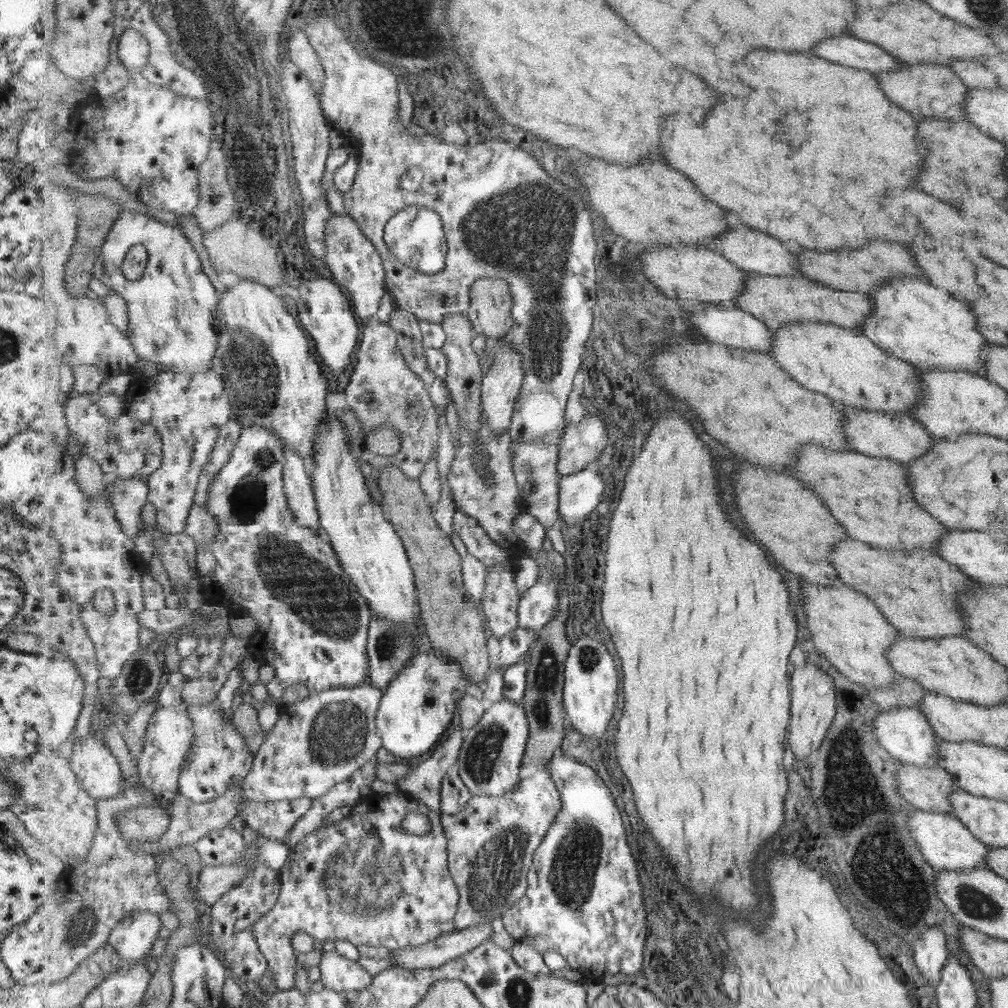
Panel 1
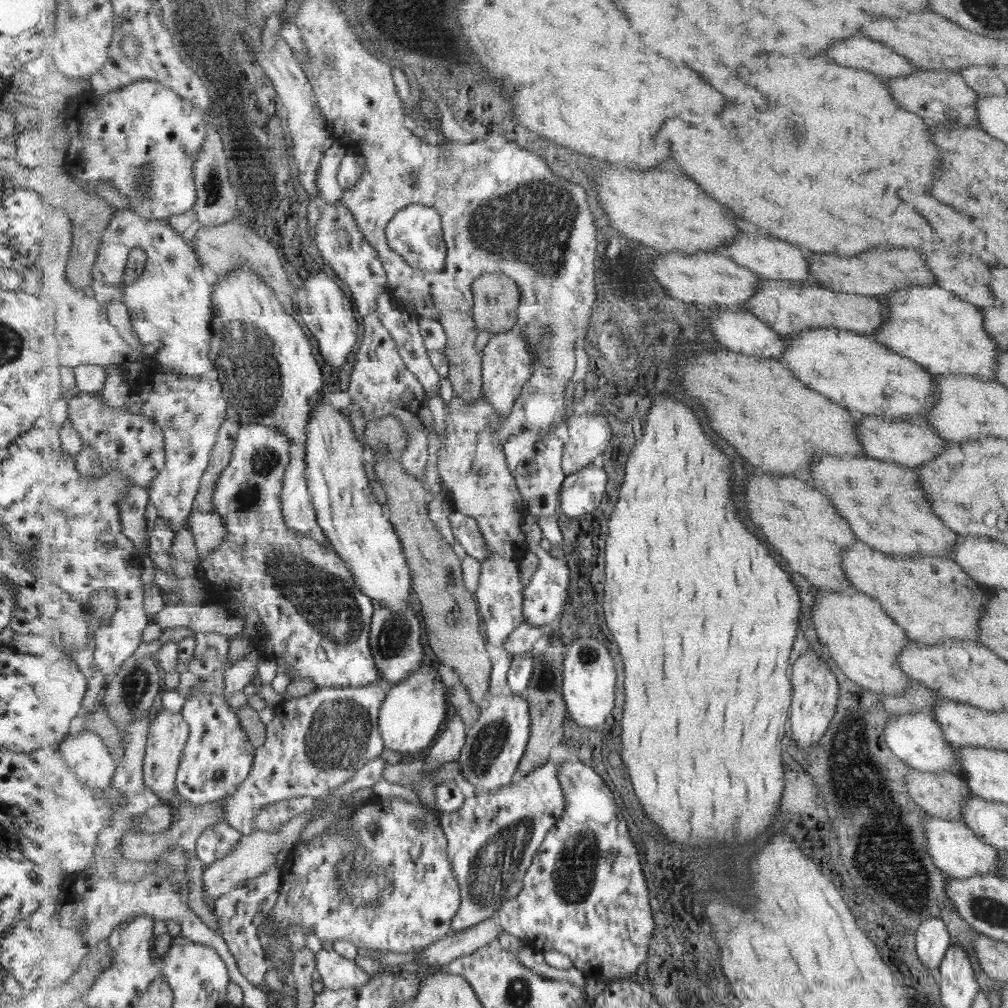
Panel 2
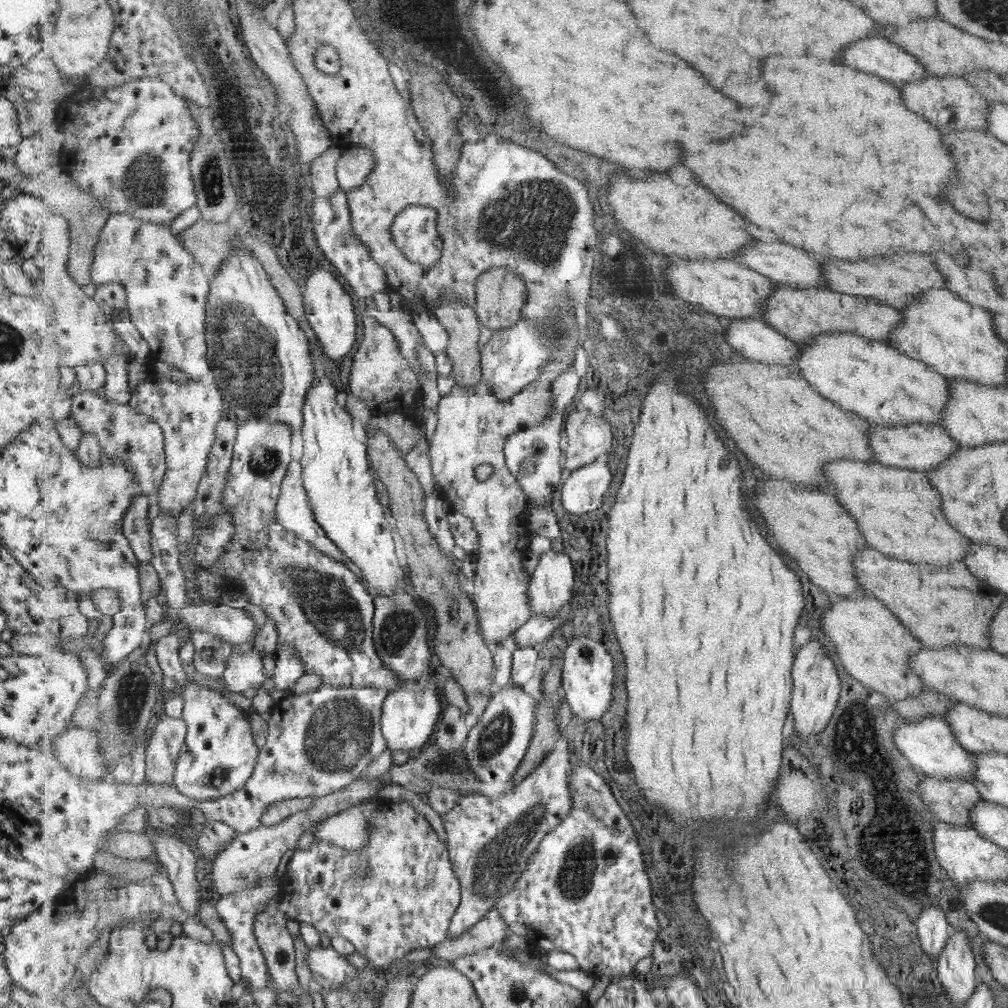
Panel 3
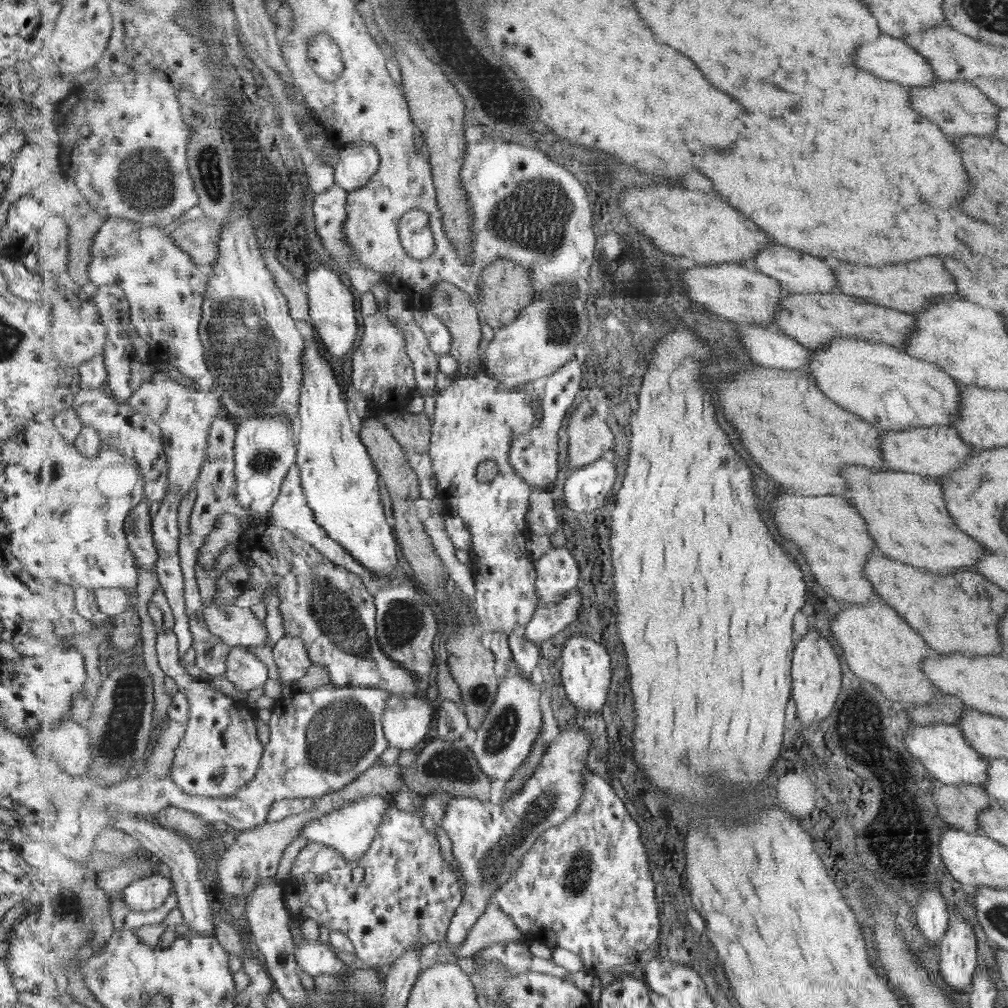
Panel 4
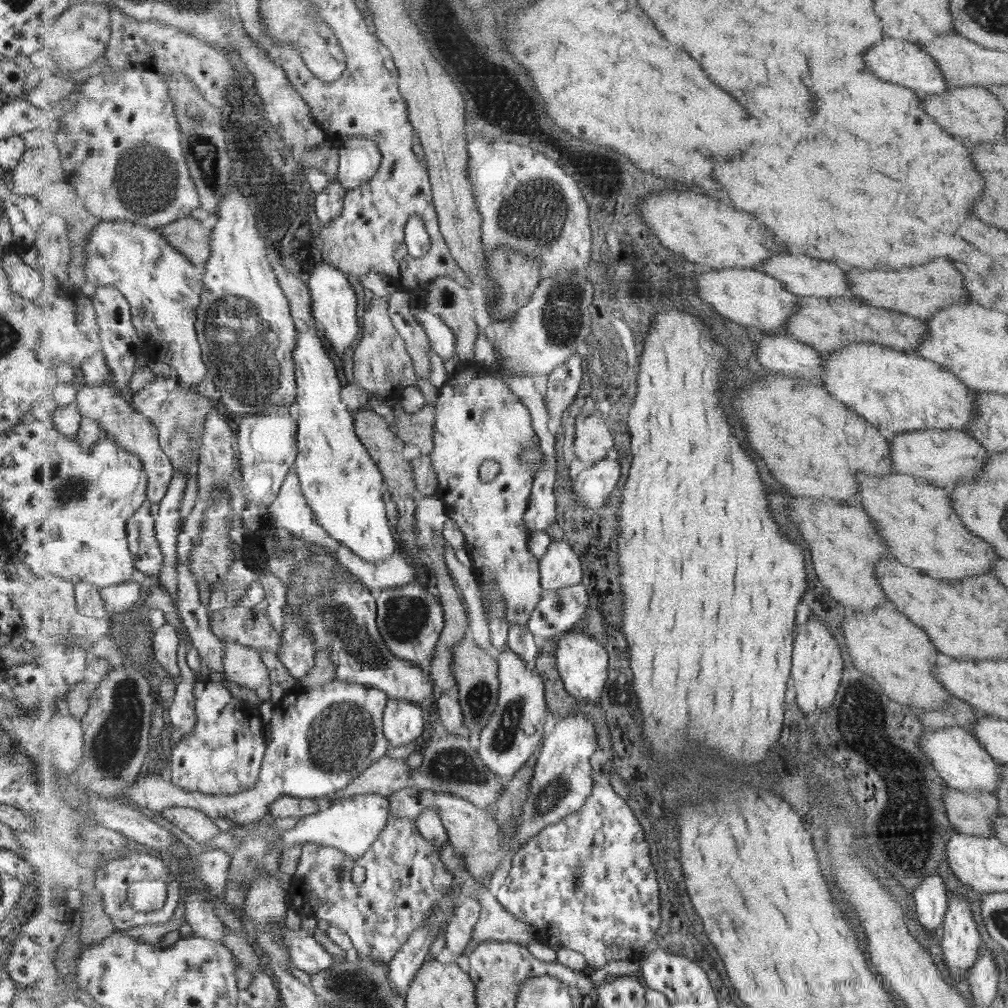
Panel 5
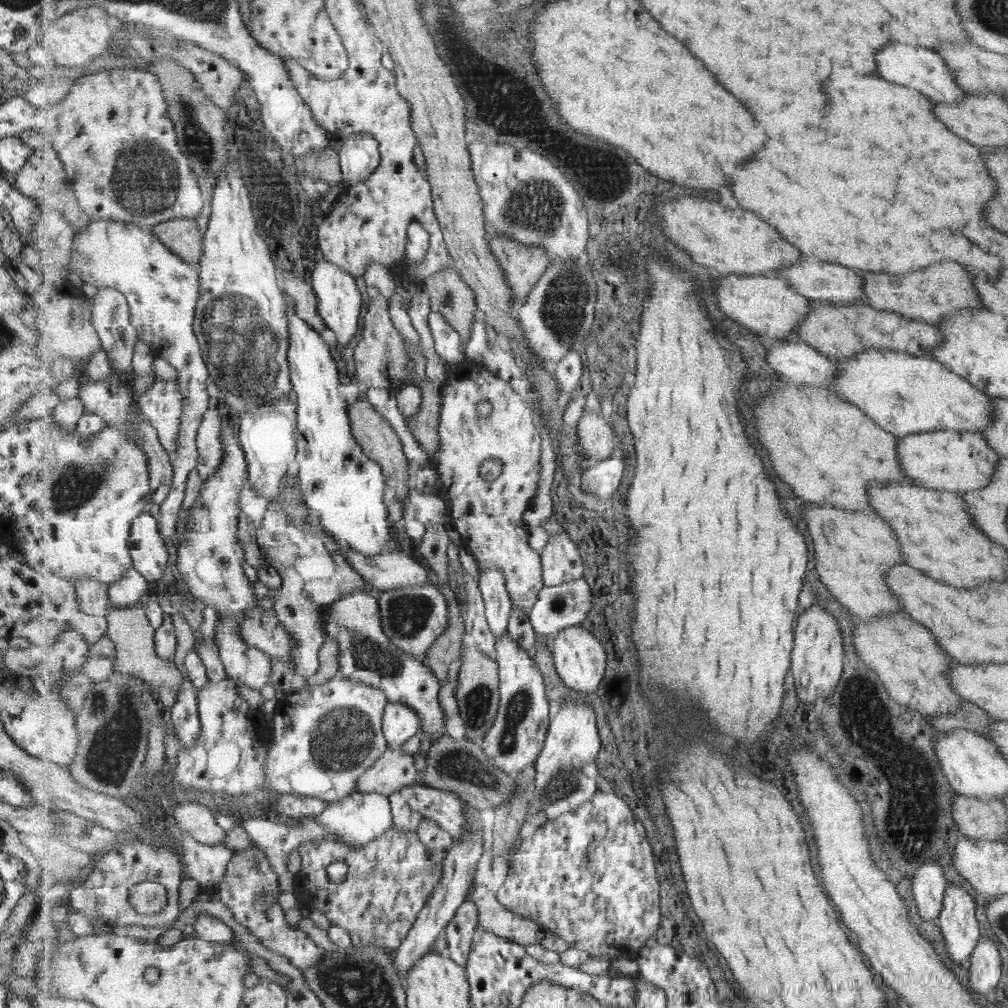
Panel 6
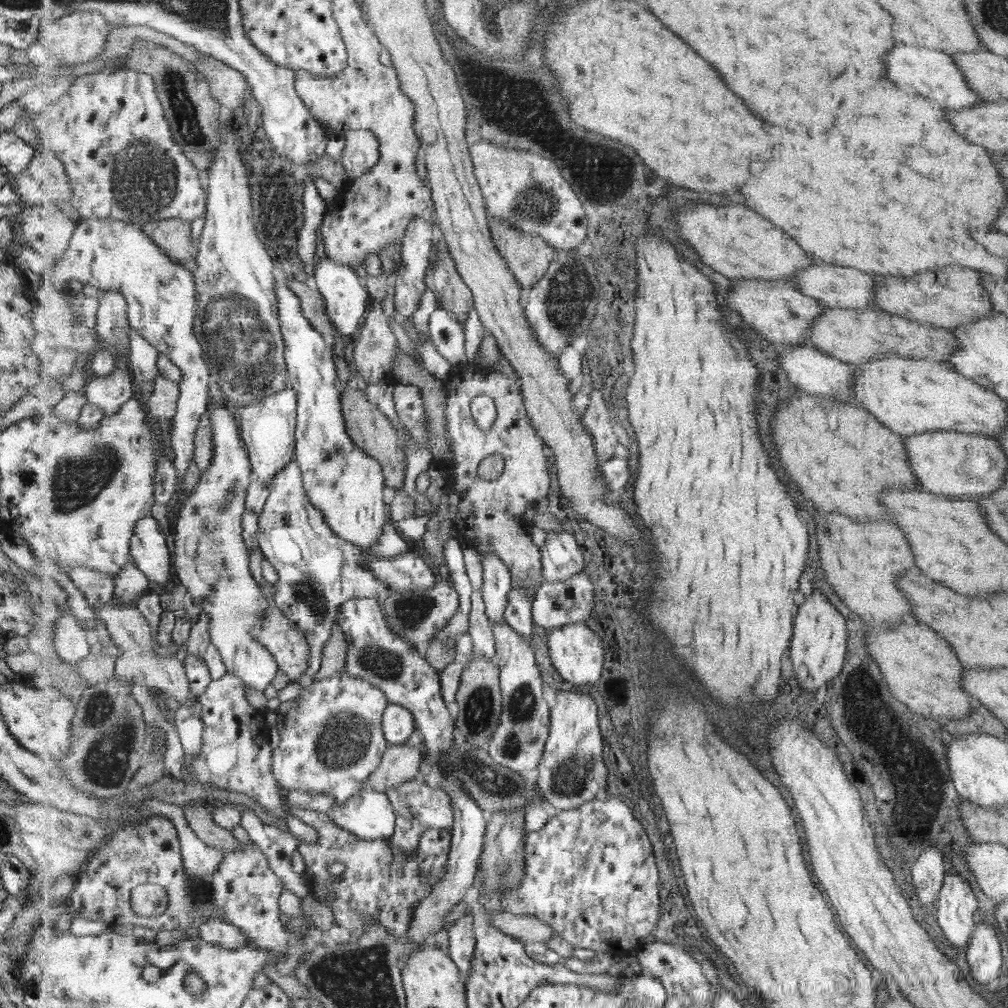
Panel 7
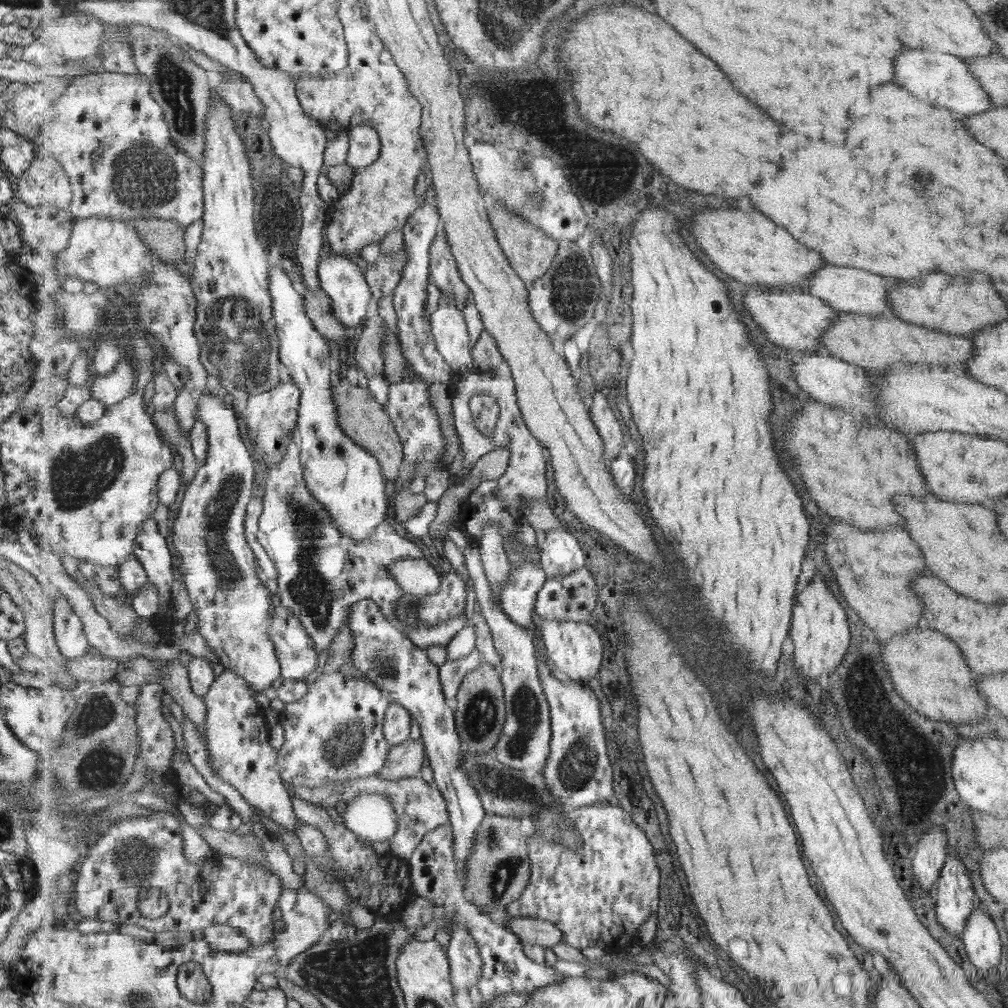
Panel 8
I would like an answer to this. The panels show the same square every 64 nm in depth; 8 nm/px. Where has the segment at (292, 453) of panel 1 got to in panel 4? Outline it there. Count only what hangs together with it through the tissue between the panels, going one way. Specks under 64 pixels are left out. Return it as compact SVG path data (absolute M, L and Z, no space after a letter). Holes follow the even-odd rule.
M297 462L292 466L292 469L289 470L288 476L285 477L284 480L285 482L282 485L280 497L272 509L271 518L273 519L273 524L278 527L283 527L291 533L297 534L303 541L310 542L311 545L317 547L317 550L321 550L322 554L329 560L337 563L341 567L345 567L354 574L365 575L366 578L369 578L373 583L379 582L381 586L386 586L393 583L407 582L405 574L403 574L403 570L401 570L399 564L395 566L394 572L389 577L373 575L369 568L365 568L359 560L355 560L341 544L329 536L325 528L316 521L314 511L309 507L308 497L305 495L304 486L302 485L301 468L297 465Z

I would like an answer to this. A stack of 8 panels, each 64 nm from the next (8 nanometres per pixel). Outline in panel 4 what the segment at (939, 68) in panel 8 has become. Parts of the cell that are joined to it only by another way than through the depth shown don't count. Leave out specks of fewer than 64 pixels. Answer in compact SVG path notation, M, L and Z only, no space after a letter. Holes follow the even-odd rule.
M885 36L875 42L865 42L865 46L857 50L855 64L875 72L879 78L909 88L933 85L936 80L936 74L923 55L917 54L903 40L885 42Z

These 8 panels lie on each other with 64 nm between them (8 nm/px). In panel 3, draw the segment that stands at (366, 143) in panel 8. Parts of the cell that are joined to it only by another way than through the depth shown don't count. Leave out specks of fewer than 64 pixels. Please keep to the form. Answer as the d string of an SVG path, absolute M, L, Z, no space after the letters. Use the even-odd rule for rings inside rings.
M354 146L343 152L337 166L340 188L347 193L367 181L375 167L375 154L363 146Z

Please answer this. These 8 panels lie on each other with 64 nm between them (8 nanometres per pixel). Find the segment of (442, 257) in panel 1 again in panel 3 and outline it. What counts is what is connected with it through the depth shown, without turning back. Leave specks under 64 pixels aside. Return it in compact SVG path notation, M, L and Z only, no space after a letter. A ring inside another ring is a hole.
M411 205L401 211L393 223L393 238L397 246L404 250L405 257L417 262L435 261L443 257L443 239L437 229L437 211L431 207L423 205Z

